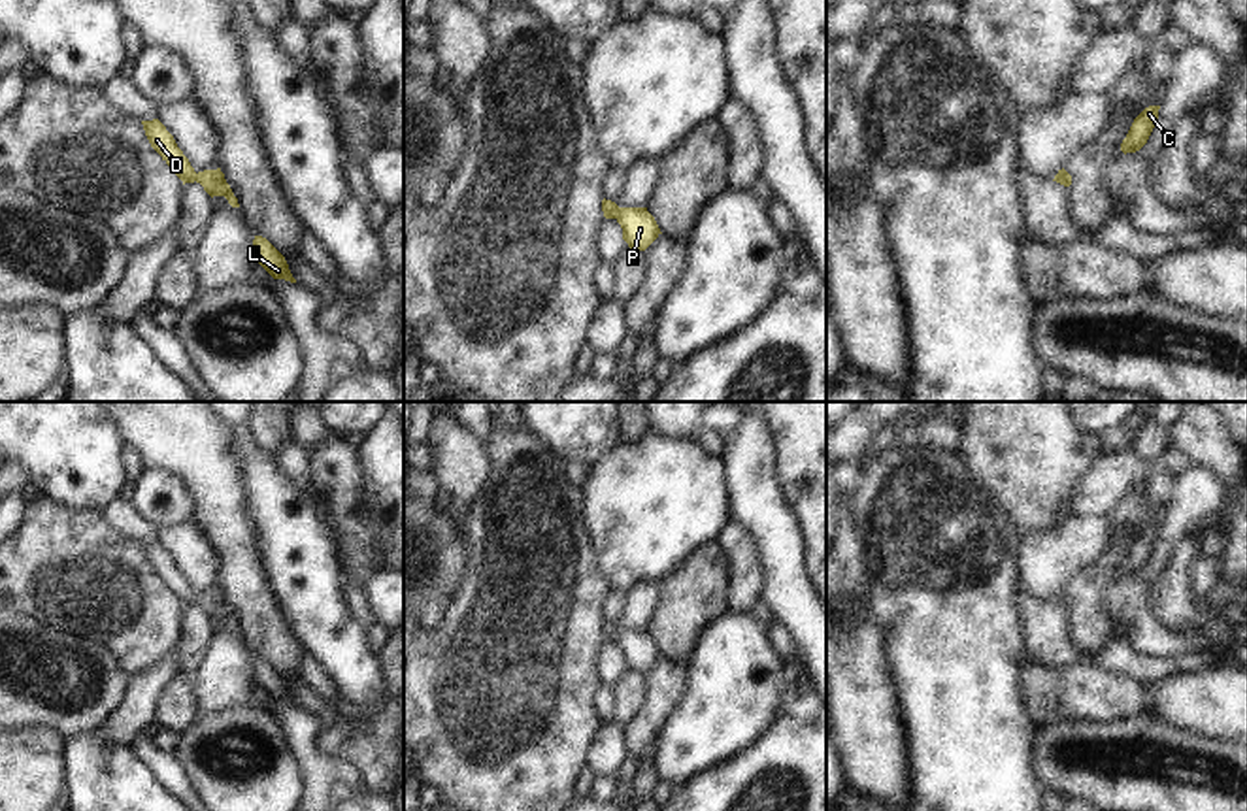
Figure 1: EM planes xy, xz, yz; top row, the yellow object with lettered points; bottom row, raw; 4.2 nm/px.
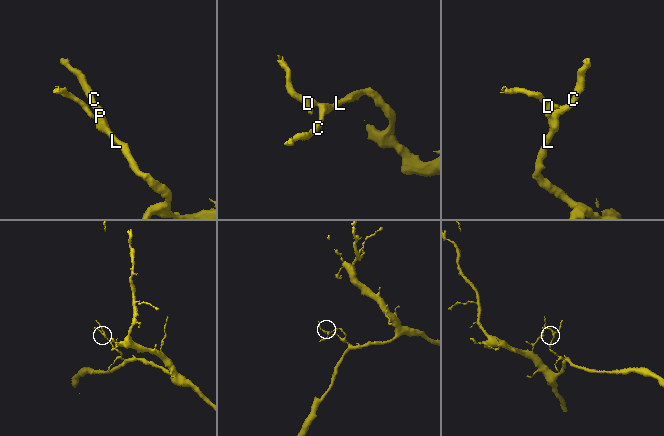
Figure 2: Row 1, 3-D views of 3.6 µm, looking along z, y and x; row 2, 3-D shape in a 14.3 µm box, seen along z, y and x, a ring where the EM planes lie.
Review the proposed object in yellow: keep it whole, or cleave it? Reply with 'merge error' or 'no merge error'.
no merge error

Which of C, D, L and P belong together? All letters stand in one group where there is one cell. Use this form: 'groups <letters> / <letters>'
groups C D L P

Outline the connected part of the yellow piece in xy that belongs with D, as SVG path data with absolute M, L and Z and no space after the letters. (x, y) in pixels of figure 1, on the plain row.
M158 541L141 543L141 547L151 570L162 579L162 583L172 590L172 594L183 604L183 607L196 604L211 621L224 619L232 630L240 630L238 621L226 605L221 590L196 596L189 581L177 570L174 558Z

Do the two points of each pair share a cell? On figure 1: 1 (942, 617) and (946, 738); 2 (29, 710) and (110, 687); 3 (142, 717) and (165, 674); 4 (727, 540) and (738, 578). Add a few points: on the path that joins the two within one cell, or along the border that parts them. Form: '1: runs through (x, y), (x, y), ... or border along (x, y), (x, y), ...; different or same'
1: runs through (946, 647), (946, 708); same
2: runs through (49, 711), (68, 717), (93, 706); same
3: runs through (142, 706), (142, 696), (153, 685); same
4: runs through (736, 549), (738, 568); same

